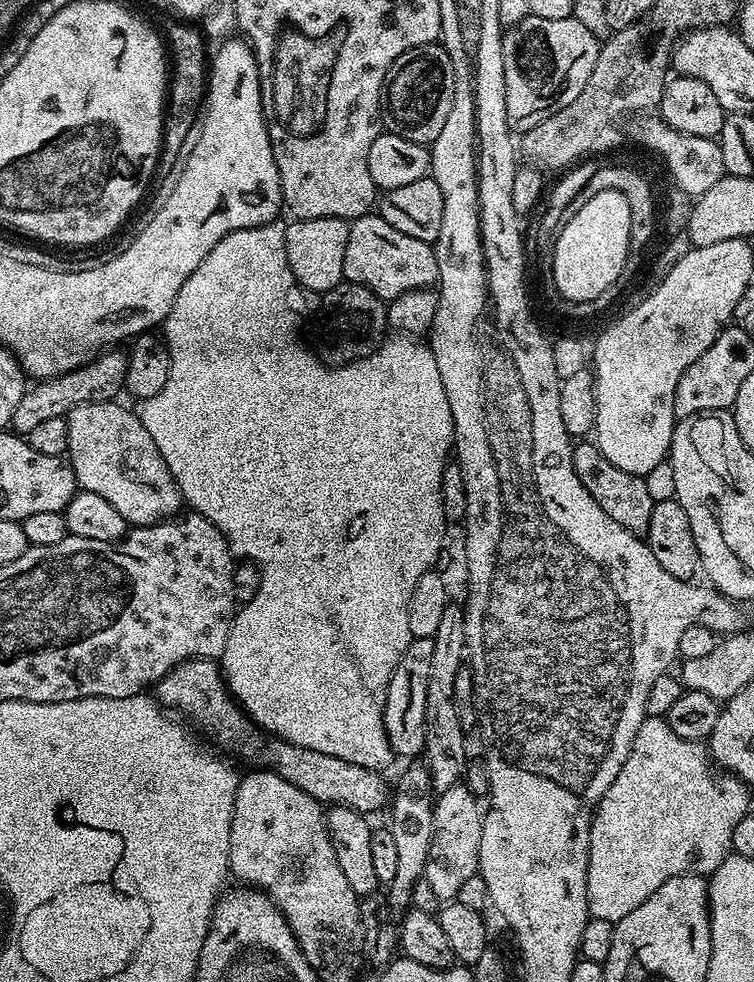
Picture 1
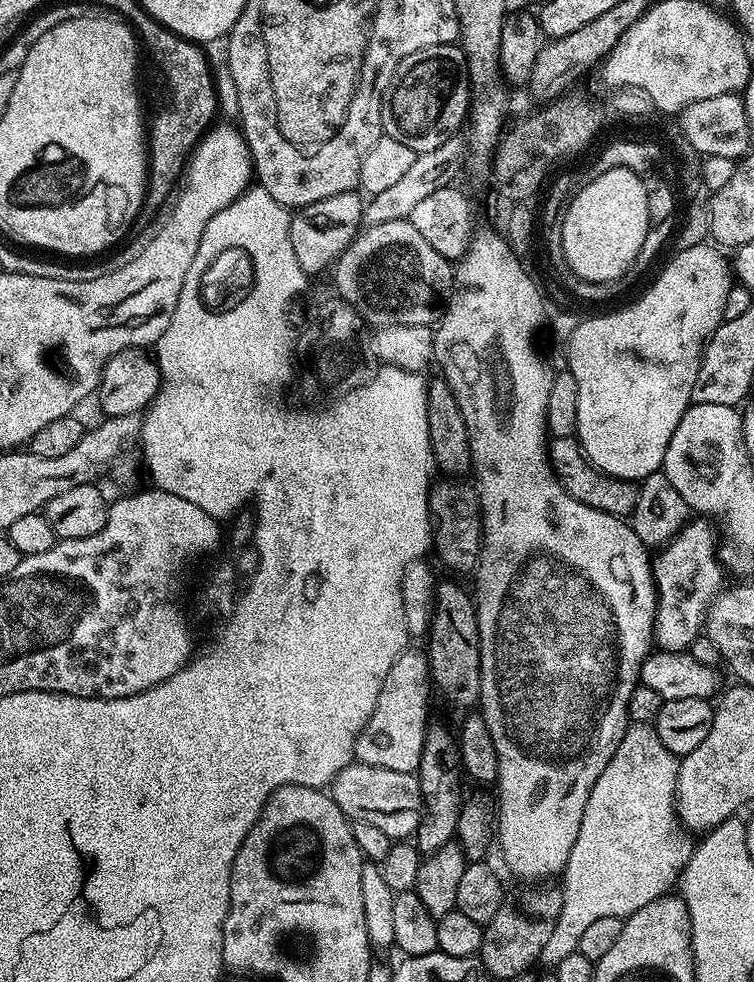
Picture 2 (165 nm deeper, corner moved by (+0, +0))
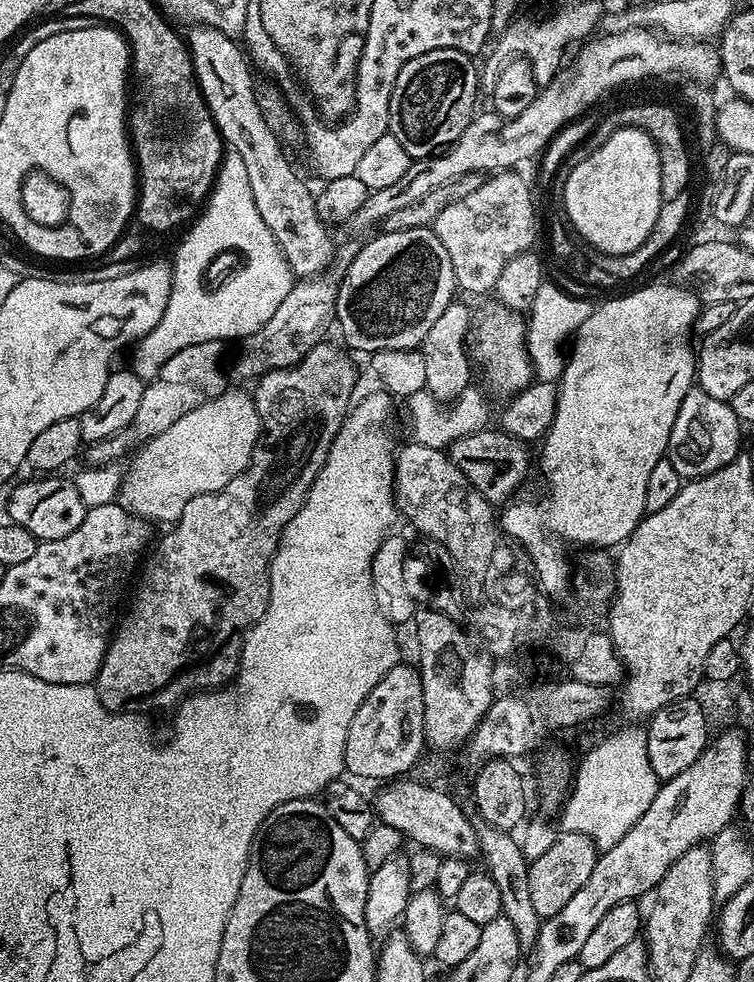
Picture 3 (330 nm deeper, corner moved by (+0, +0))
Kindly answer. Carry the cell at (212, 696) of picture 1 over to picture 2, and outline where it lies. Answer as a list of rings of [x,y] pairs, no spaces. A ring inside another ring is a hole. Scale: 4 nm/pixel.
[[[353,762],[347,764],[330,785],[330,795],[338,810],[349,821],[360,821],[378,826],[391,838],[408,838],[415,833],[420,815],[424,812],[424,799],[420,781],[411,772],[382,770],[382,766],[370,766]]]

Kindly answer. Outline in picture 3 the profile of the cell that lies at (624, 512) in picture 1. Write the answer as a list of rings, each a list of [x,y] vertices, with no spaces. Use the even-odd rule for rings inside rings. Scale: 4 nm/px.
[[[487,426],[481,432],[458,438],[450,447],[450,455],[454,466],[458,466],[462,474],[466,474],[478,494],[485,496],[493,506],[503,506],[519,493],[516,491],[523,486],[528,471],[531,468],[533,471],[534,456],[533,453],[532,456],[528,453],[528,448],[525,441],[508,436],[503,430]]]

